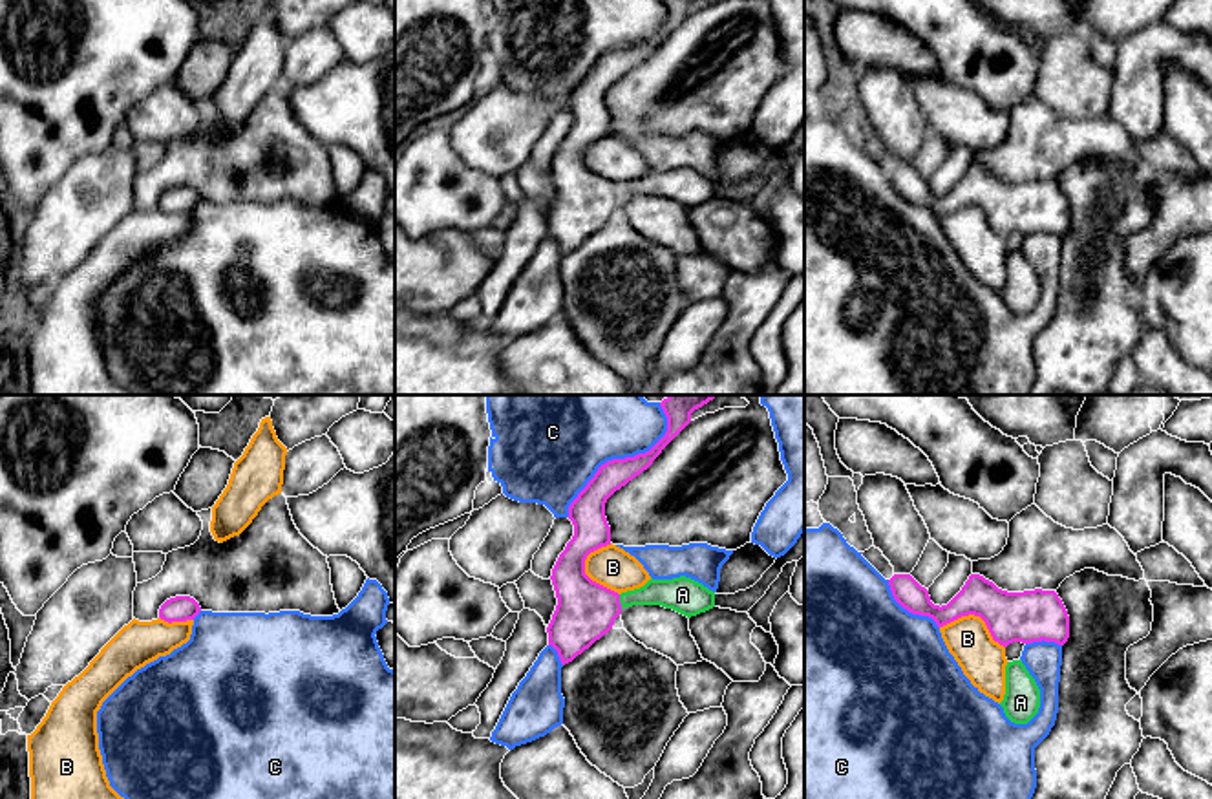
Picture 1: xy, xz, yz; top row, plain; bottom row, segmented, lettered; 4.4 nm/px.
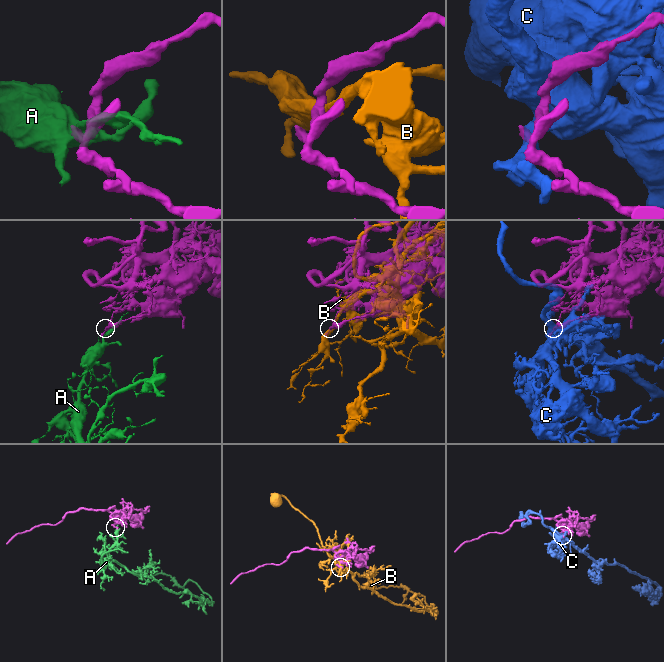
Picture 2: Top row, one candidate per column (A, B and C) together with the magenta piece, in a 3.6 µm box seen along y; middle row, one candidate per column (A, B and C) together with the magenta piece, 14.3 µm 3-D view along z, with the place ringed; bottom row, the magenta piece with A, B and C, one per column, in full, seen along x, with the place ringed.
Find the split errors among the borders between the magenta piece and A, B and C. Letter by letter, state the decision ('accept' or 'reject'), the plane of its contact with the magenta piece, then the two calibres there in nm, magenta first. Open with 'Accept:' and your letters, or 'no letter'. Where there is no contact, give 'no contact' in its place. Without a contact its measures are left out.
Accept: no letter
A: reject; meets magenta in xz; 260 nm thick on the magenta side, 130 nm on the other
B: reject; meets magenta in xz; 260 nm thick on the magenta side, 180 nm on the other
C: reject; meets magenta in xz; 140 nm thick on the magenta side, 460 nm on the other

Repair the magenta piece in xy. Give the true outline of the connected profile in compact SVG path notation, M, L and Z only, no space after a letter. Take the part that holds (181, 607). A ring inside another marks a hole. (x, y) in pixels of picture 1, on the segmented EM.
M175 596L166 600L159 609L159 618L172 622L194 620L199 614L199 603L190 596Z

